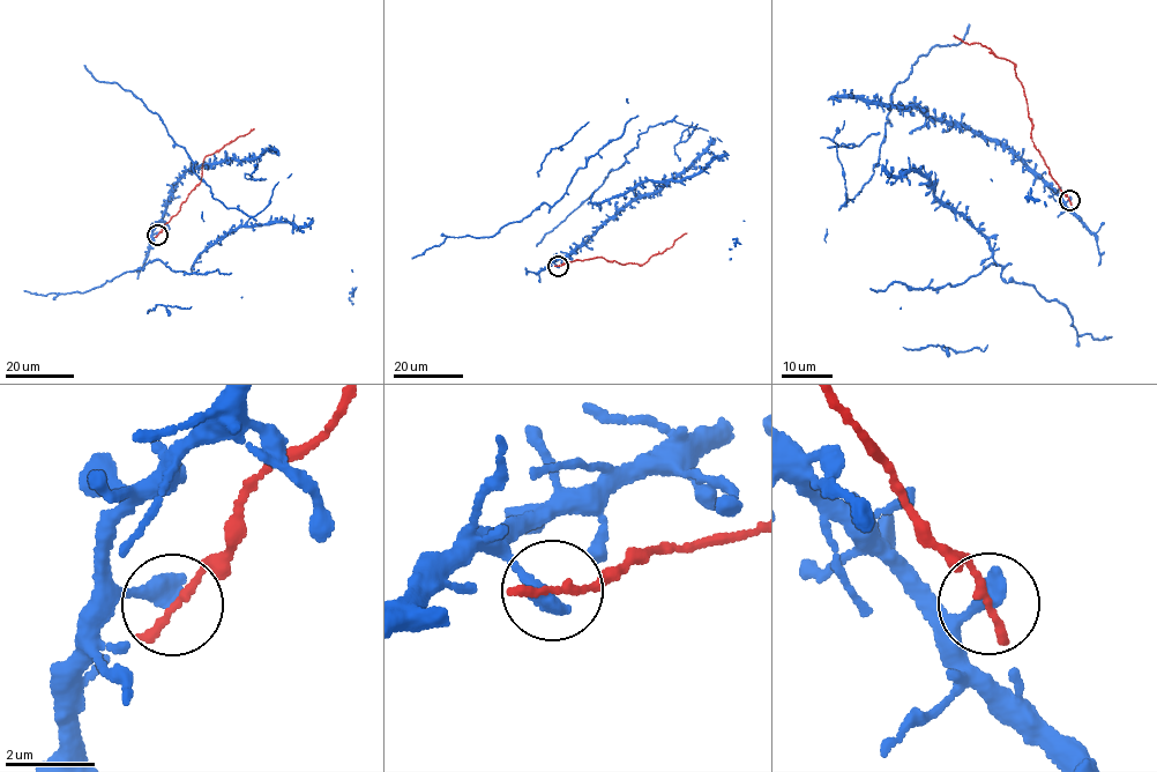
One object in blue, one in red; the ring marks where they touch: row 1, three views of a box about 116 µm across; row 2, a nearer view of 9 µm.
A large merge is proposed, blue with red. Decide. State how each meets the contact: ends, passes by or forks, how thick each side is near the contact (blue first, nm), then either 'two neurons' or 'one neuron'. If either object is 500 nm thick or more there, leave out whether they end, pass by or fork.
blue ends; red ends; calibres 460 and 220 nm; two neurons

